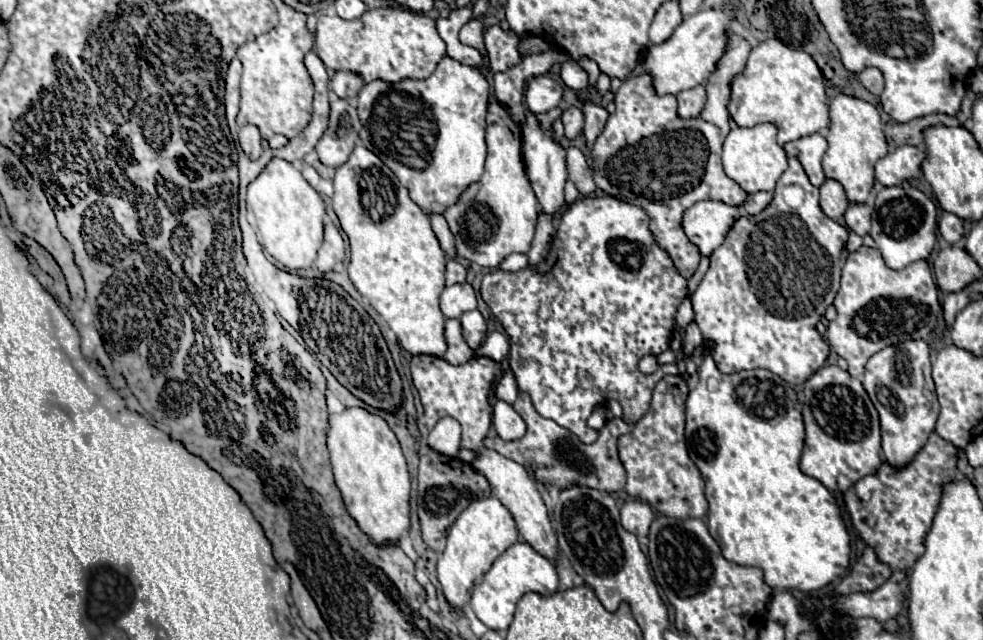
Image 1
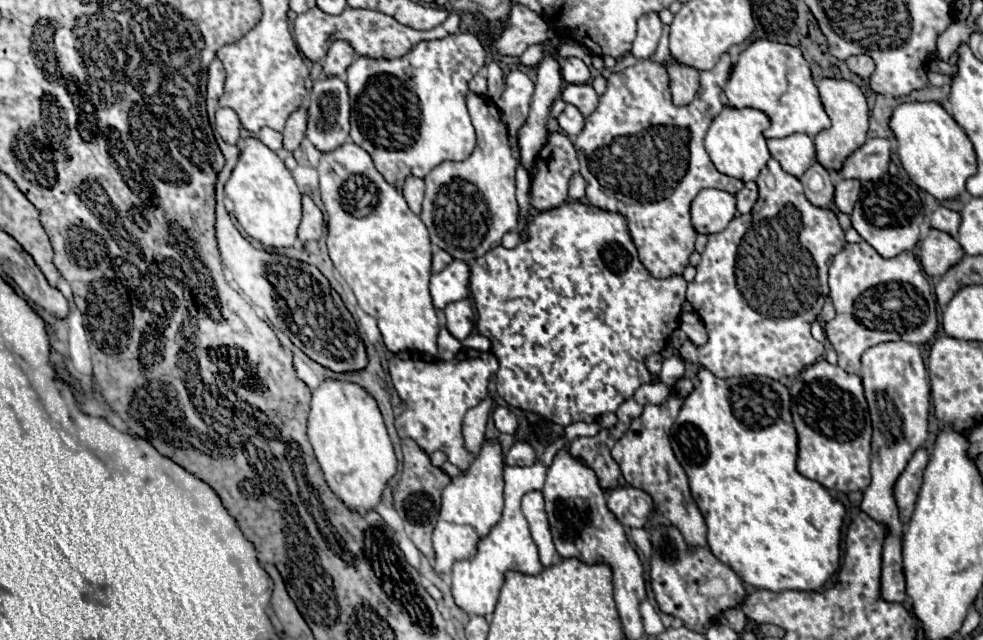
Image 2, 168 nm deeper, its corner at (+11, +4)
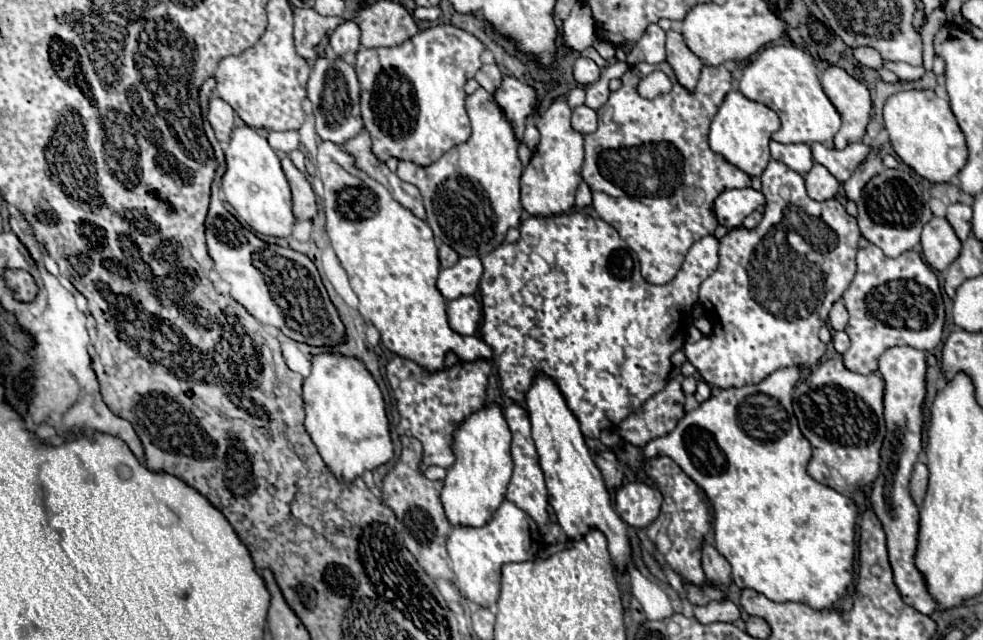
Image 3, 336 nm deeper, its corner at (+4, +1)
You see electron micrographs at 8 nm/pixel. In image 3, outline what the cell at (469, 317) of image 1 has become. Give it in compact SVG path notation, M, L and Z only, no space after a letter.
M459 297L449 301L447 317L453 331L459 335L475 335L481 321L481 307L475 297Z

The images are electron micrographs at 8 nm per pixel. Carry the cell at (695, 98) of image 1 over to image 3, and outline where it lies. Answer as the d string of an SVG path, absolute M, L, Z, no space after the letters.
M667 31L667 63L673 67L677 81L687 89L695 91L703 63L695 57L689 47L685 45L683 37L677 31Z

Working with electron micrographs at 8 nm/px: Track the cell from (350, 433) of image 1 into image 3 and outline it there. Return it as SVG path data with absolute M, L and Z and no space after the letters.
M321 353L313 357L311 375L303 381L303 399L305 399L305 429L311 435L319 455L323 457L329 471L343 483L353 483L357 477L363 477L365 471L375 471L379 465L385 465L393 459L393 443L389 435L389 419L385 413L385 401L379 391L379 385L357 359L339 357L333 353Z

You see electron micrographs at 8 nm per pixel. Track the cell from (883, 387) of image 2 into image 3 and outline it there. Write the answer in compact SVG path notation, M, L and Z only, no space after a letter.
M891 347L879 357L879 373L885 381L885 393L883 393L883 405L885 405L885 439L881 447L881 467L879 477L873 483L871 491L871 507L875 515L879 517L885 535L887 535L887 549L889 549L889 561L893 569L895 585L901 593L901 599L911 605L913 609L931 615L937 605L929 597L925 581L921 573L917 571L913 563L913 555L917 549L917 521L919 511L909 495L909 479L913 473L913 465L917 463L917 455L923 451L923 403L925 403L925 353L915 347Z

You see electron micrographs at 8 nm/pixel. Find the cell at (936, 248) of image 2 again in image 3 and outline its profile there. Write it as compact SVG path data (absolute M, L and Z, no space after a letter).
M933 217L921 233L925 261L935 271L945 271L961 251L961 241L945 217Z

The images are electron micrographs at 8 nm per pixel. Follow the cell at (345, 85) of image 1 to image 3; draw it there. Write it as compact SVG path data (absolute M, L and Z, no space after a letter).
M353 21L339 25L331 35L331 47L337 57L345 57L345 53L359 51L359 27Z

